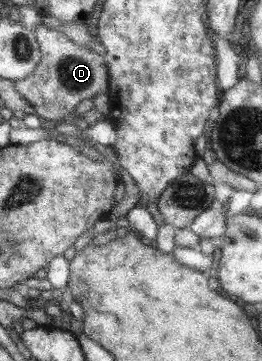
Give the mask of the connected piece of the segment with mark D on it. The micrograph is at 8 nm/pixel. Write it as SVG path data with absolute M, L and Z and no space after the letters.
M42 23L36 30L41 41L43 60L30 78L17 81L16 84L17 89L35 106L38 117L61 122L65 116L76 114L81 102L110 93L111 73L106 55L77 44L62 29L54 30Z

